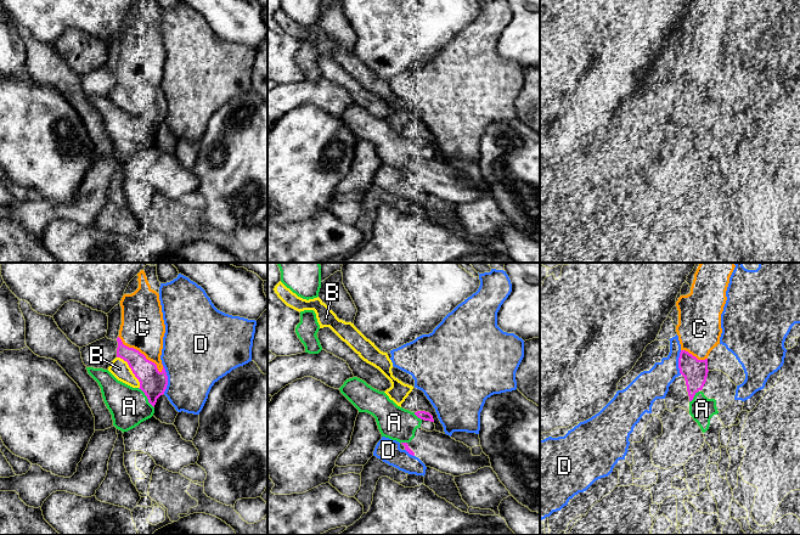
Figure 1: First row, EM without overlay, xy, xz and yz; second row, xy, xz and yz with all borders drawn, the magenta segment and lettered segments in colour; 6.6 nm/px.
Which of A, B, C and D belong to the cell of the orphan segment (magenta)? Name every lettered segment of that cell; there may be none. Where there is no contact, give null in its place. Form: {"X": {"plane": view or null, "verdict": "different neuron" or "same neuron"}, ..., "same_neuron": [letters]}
{"A": {"plane": "xy", "verdict": "different neuron"}, "B": {"plane": "xy", "verdict": "same neuron"}, "C": {"plane": "xy", "verdict": "same neuron"}, "D": {"plane": "xy", "verdict": "different neuron"}, "same_neuron": ["B", "C"]}

